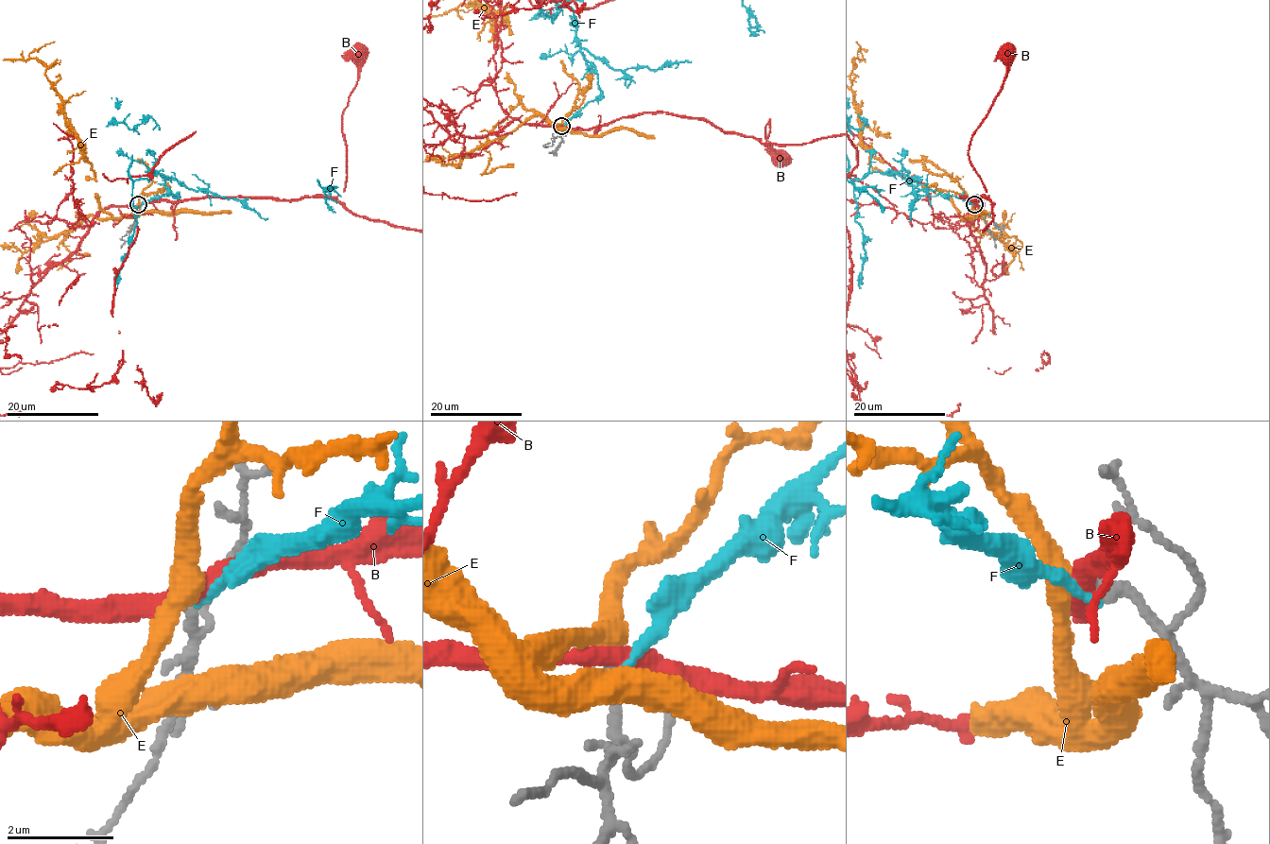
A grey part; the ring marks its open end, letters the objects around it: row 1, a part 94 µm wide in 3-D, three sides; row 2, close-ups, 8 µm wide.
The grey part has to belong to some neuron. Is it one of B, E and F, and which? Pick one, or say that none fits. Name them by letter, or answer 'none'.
E

